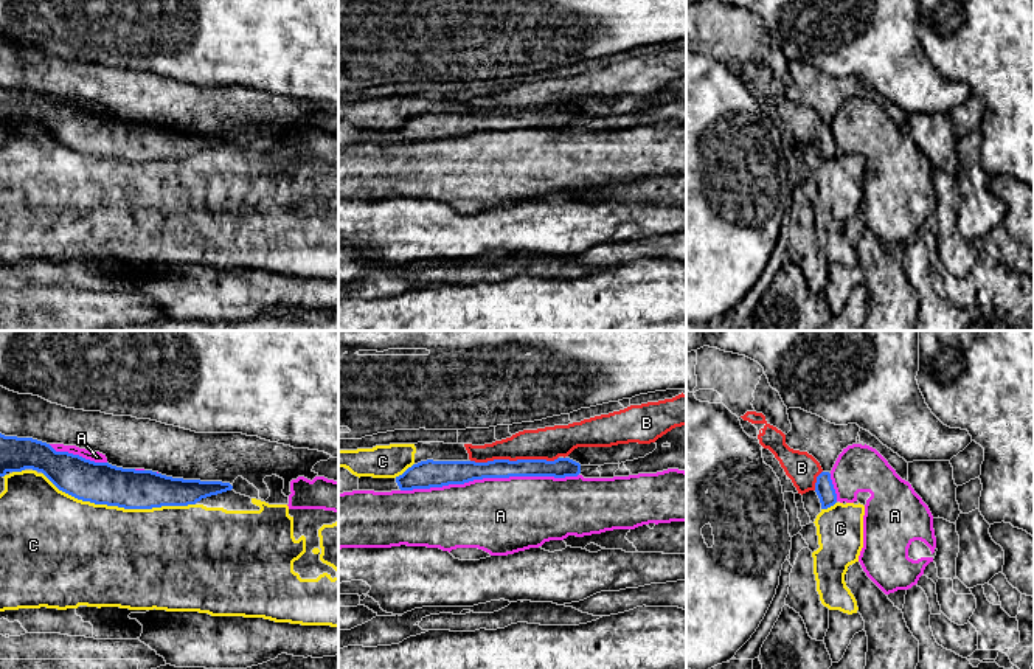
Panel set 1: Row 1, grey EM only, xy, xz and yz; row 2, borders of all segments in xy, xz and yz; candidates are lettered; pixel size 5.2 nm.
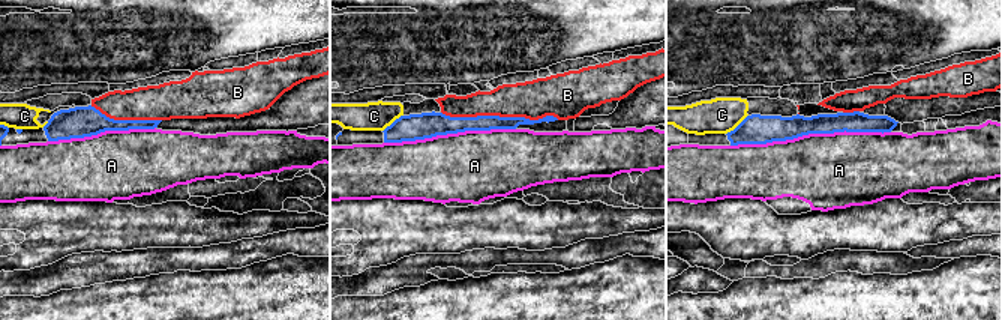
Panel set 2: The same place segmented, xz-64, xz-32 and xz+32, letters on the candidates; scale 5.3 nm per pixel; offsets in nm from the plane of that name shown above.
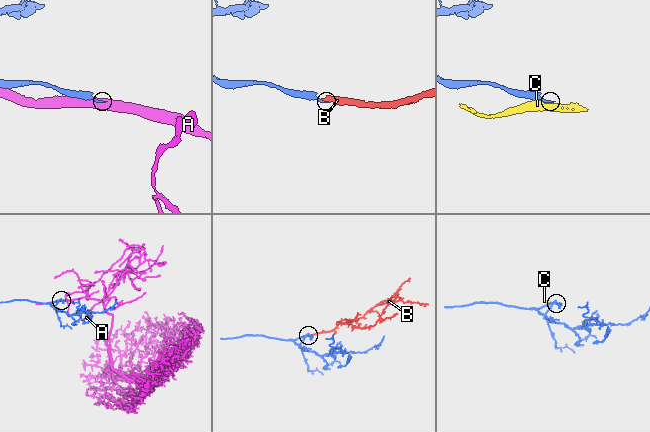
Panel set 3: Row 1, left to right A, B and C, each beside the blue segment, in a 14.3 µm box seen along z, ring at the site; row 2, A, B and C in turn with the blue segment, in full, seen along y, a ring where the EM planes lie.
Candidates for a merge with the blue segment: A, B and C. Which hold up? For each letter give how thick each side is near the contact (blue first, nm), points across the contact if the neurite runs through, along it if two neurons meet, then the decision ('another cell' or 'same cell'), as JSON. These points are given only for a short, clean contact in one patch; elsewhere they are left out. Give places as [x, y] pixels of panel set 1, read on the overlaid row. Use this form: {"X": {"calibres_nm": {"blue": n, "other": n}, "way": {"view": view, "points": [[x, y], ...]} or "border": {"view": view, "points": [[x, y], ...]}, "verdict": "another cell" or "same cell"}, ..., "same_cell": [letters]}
{"A": {"calibres_nm": {"blue": 130, "other": 400}, "verdict": "another cell"}, "B": {"calibres_nm": {"blue": 110, "other": 170}, "verdict": "same cell"}, "C": {"calibres_nm": {"blue": 220, "other": 500}, "verdict": "another cell"}, "same_cell": ["B"]}

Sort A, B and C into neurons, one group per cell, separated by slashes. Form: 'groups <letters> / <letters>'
groups A / B / C

